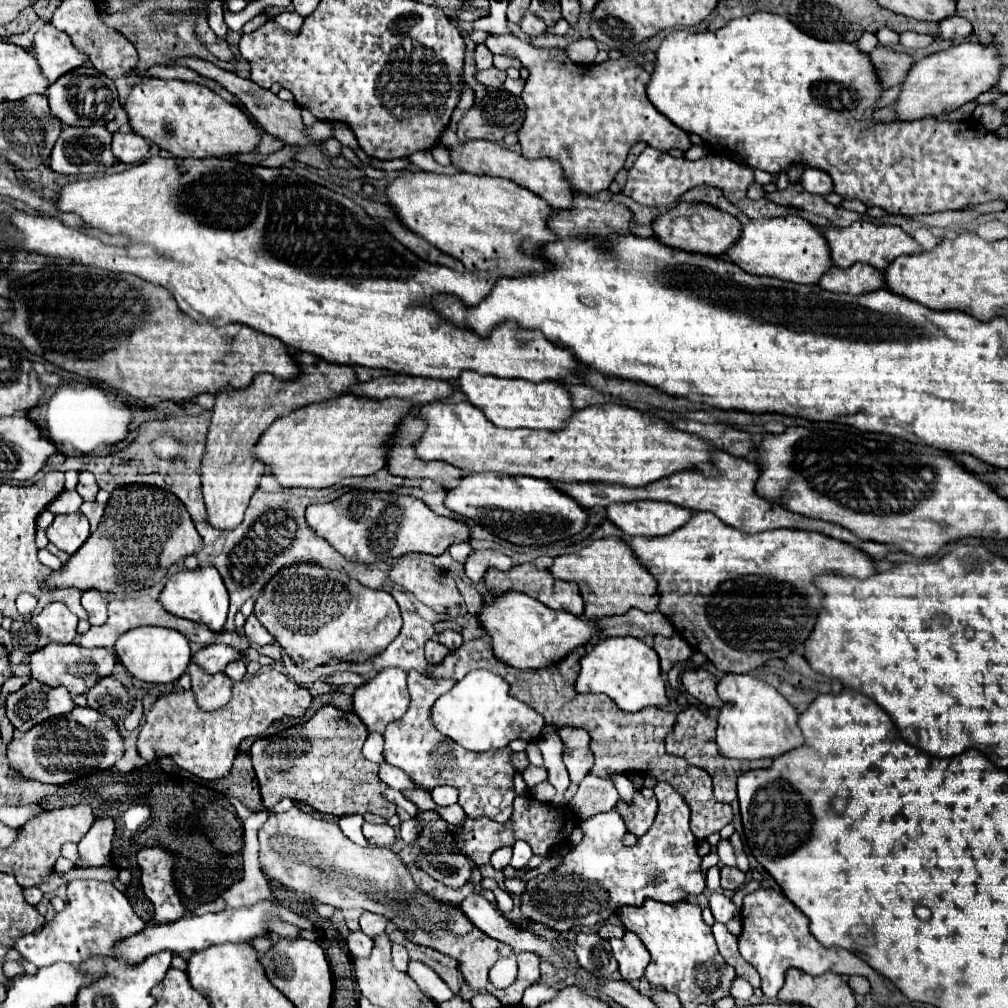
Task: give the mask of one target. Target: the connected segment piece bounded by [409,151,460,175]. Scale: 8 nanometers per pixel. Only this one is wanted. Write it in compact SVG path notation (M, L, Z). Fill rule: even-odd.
M418 151L410 155L410 161L419 169L443 174L455 174L460 170L453 166L441 166L432 157L431 151Z

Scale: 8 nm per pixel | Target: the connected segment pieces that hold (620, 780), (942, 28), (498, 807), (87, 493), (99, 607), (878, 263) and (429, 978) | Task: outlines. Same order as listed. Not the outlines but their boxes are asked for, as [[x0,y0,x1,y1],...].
[[609,775,635,803],[937,15,971,41],[383,671,517,823],[77,471,99,501],[81,591,107,625],[823,221,923,271],[407,961,453,1003]]

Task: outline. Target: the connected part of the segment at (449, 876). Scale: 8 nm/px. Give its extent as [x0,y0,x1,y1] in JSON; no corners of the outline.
[417,853,471,887]

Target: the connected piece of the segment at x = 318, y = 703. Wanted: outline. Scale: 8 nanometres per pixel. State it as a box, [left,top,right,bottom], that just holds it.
[307,691,353,719]

